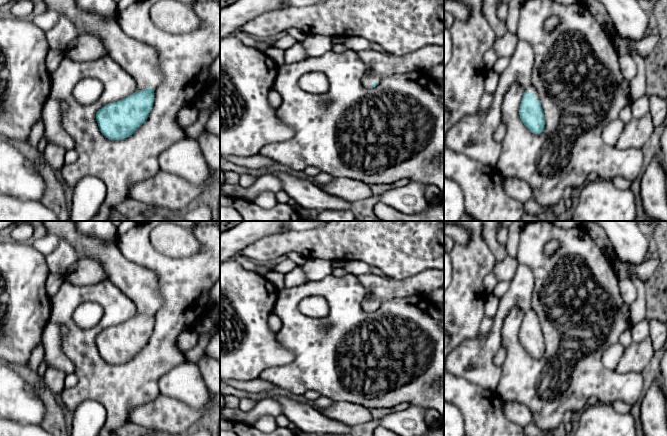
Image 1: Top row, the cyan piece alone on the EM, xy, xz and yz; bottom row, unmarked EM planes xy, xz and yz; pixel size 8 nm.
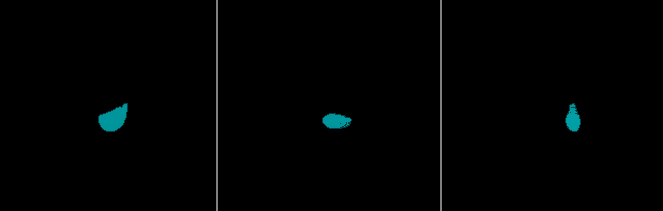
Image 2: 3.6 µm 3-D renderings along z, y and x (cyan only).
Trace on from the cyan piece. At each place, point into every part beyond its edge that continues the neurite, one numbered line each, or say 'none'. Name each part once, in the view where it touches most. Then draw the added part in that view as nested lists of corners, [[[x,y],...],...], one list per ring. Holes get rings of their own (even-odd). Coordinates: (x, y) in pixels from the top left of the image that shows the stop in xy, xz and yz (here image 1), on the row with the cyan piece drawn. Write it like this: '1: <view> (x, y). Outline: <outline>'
1: yz (472, 136). Outline: [[[518,40],[509,64],[500,74],[497,89],[491,105],[486,111],[462,118],[445,134],[445,146],[455,152],[485,165],[496,167],[501,155],[501,143],[493,139],[501,122],[501,107],[504,95],[511,85],[521,86],[532,92],[539,101],[537,90],[532,84],[532,70],[535,53],[531,44]]]

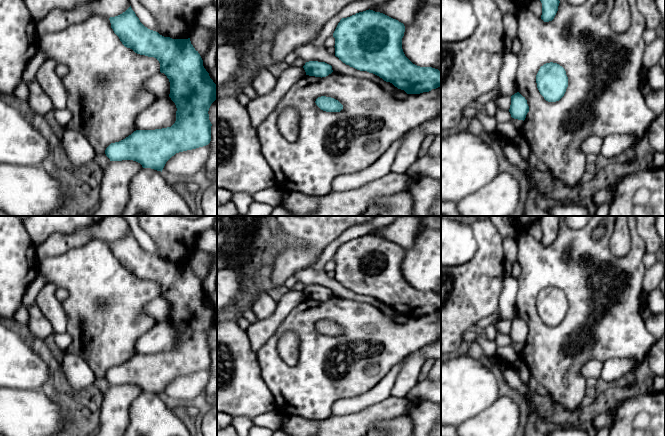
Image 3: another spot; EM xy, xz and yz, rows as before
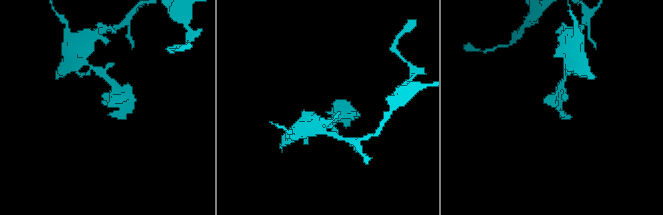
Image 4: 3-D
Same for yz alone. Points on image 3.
none

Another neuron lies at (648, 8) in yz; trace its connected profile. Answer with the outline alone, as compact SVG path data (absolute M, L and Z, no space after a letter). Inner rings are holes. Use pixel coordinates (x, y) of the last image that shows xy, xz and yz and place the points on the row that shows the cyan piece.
M637 0L639 11L644 15L646 28L657 30L661 27L661 15L655 0Z

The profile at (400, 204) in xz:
M407 191L379 197L370 207L384 207L379 216L414 216L413 198Z

